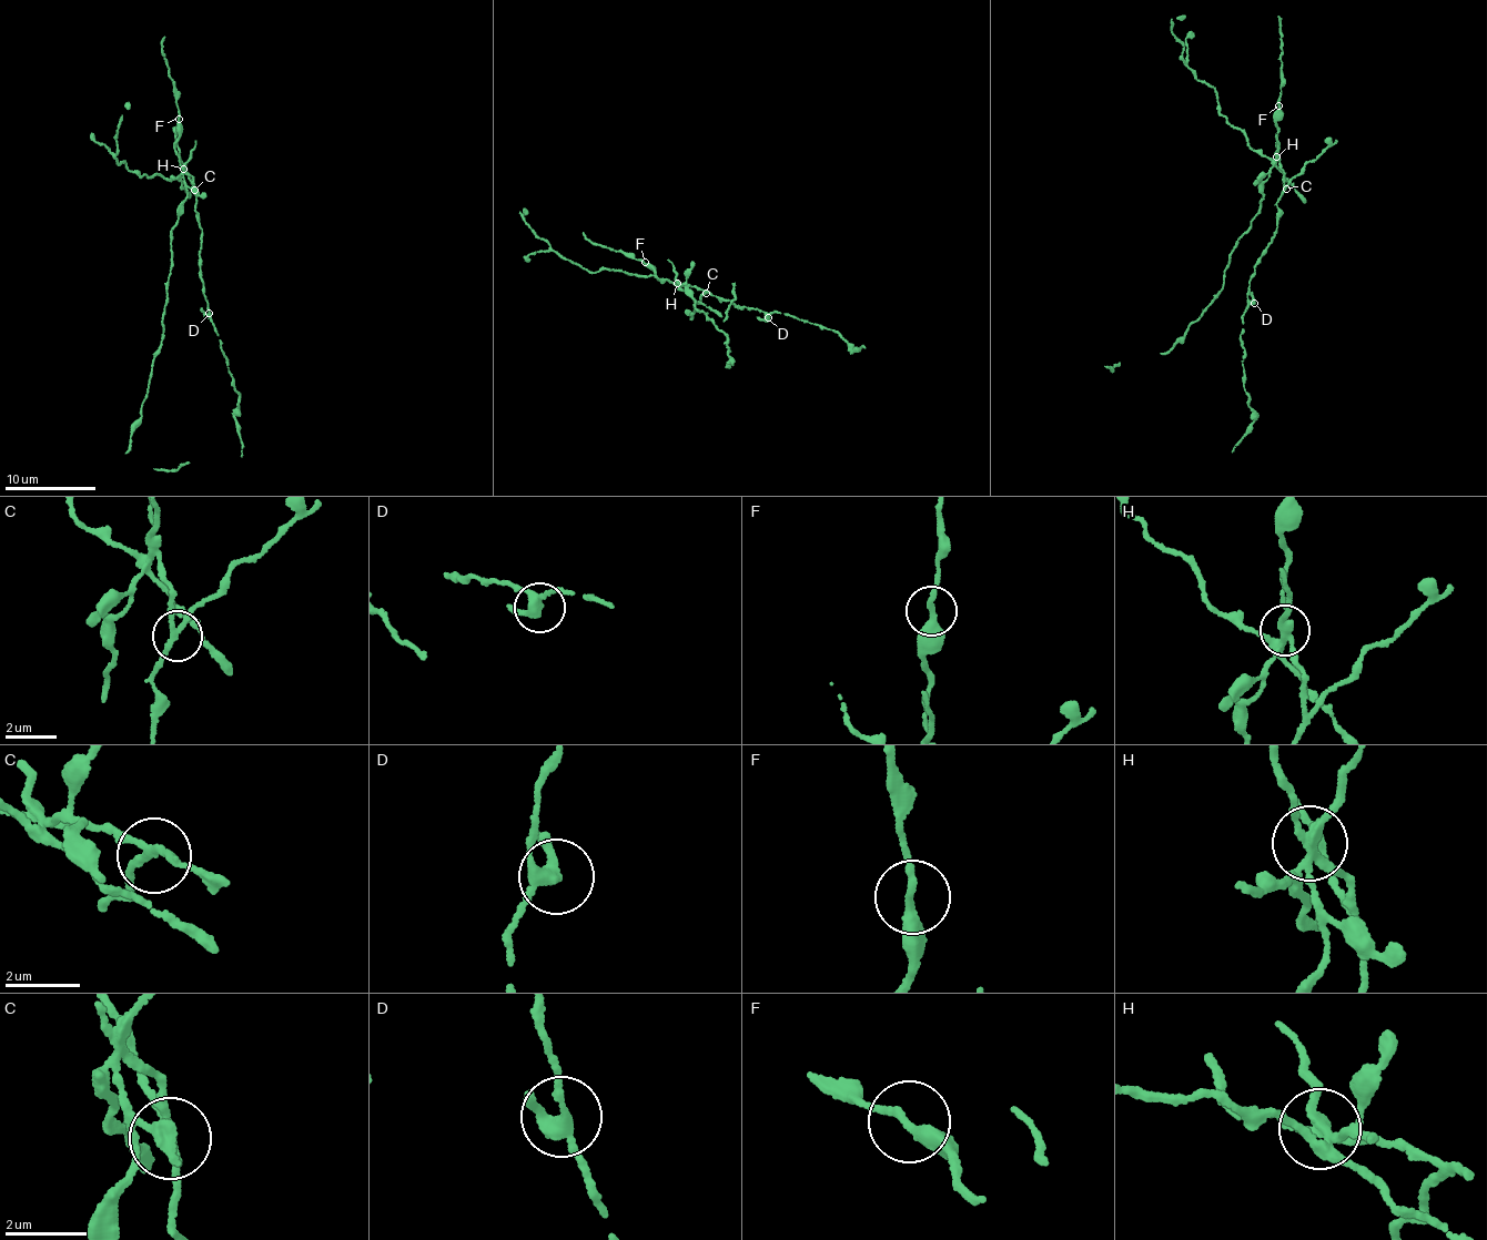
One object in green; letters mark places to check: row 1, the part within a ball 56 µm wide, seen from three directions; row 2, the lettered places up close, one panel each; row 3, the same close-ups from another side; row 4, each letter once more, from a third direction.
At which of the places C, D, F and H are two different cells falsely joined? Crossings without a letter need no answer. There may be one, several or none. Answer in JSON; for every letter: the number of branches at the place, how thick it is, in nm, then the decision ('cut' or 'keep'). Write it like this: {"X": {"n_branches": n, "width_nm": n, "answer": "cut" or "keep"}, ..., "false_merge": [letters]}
{"C": {"n_branches": 3, "width_nm": 170, "answer": "cut"}, "D": {"n_branches": 3, "width_nm": 280, "answer": "keep"}, "F": {"n_branches": 2, "width_nm": 260, "answer": "keep"}, "H": {"n_branches": 5, "width_nm": 240, "answer": "cut"}, "false_merge": ["C", "H"]}

